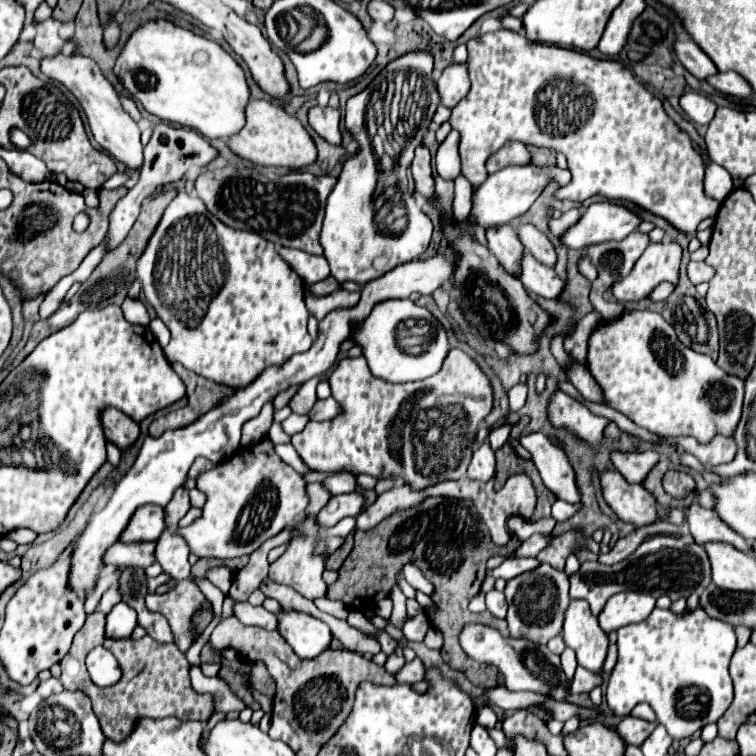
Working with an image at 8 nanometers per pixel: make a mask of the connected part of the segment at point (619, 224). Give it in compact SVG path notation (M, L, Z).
M594 202L580 214L580 220L560 236L560 242L566 248L584 250L590 244L622 240L634 232L638 224L640 218L634 212L628 212L624 206L612 202Z

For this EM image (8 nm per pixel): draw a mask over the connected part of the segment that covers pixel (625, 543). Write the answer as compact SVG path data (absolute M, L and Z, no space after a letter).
M638 528L636 532L632 532L632 534L626 536L626 538L620 538L620 540L616 542L616 546L614 546L608 554L598 556L598 562L600 562L600 564L608 564L608 566L618 564L618 562L622 562L624 558L628 558L628 556L638 548L640 542L642 542L642 528Z

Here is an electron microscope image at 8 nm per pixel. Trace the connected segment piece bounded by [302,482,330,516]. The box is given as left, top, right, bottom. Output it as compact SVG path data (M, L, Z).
M318 482L318 484L308 484L306 492L308 492L310 502L308 502L308 508L306 508L306 512L304 512L302 516L314 516L314 514L318 514L318 510L330 500L330 494L322 488L320 482Z

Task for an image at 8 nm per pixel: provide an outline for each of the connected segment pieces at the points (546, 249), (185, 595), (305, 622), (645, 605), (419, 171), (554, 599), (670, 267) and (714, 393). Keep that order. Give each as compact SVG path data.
M526 224L526 226L518 228L518 236L520 236L526 252L530 252L538 262L542 262L542 264L546 264L550 268L556 266L556 248L548 240L546 234L542 234L534 226Z
M180 580L166 594L148 594L146 608L150 612L162 614L176 638L176 646L186 652L194 640L190 640L190 618L192 614L208 604L206 596L198 590L198 586L190 580Z
M282 610L278 614L278 632L282 638L294 648L294 652L304 658L312 660L326 652L332 644L332 632L330 628L302 612L294 610Z
M620 592L608 598L604 610L598 616L598 622L606 634L628 626L630 622L640 622L654 610L656 600L640 592Z
M420 144L416 148L410 170L412 170L414 184L416 184L416 192L430 198L434 194L434 176L430 172L430 152L428 152L428 148L424 144Z
M540 564L538 568L508 580L504 594L508 602L506 622L508 622L510 638L526 638L532 640L534 644L546 646L548 640L562 634L564 614L570 604L566 572L554 570L550 564Z
M664 240L660 244L650 244L634 266L634 272L630 272L626 280L614 284L614 296L620 302L636 302L648 298L652 290L664 280L676 284L680 258L682 248L676 242Z
M628 310L618 318L600 322L588 338L586 364L602 390L602 404L622 412L636 426L646 428L652 434L692 436L700 444L708 444L718 434L730 438L736 432L742 416L744 382L722 372L710 356L686 348L662 314L648 310Z

